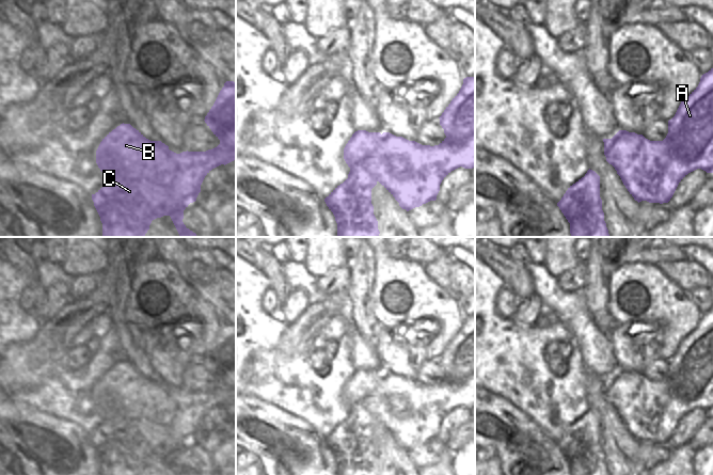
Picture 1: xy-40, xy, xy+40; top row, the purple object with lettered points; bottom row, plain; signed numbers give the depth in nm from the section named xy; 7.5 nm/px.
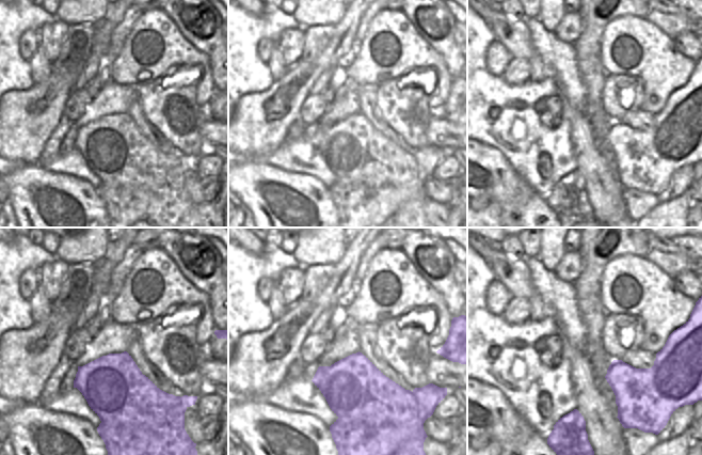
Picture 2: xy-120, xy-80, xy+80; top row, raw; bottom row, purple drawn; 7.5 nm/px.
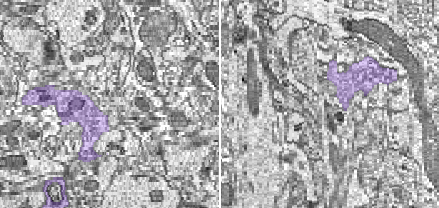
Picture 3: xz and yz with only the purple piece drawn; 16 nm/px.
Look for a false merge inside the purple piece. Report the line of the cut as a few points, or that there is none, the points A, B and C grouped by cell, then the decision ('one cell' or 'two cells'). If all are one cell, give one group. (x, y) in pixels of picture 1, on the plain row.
cut xy (381, 374), (381, 392), (401, 395), (411, 407), (408, 416); groups A / B C; two cells

